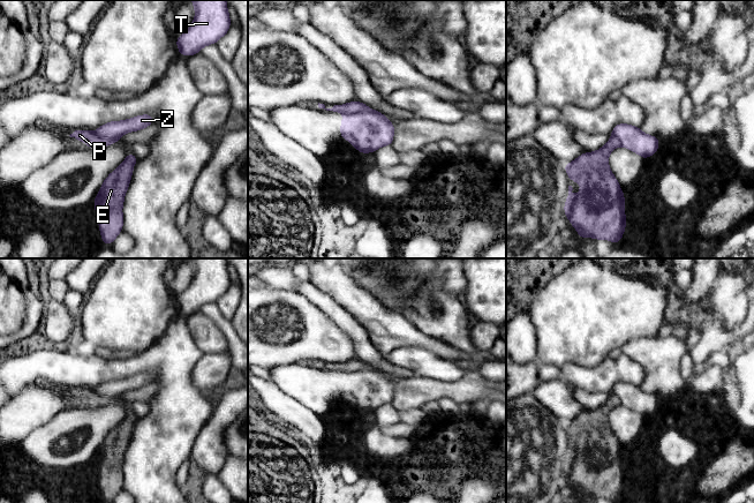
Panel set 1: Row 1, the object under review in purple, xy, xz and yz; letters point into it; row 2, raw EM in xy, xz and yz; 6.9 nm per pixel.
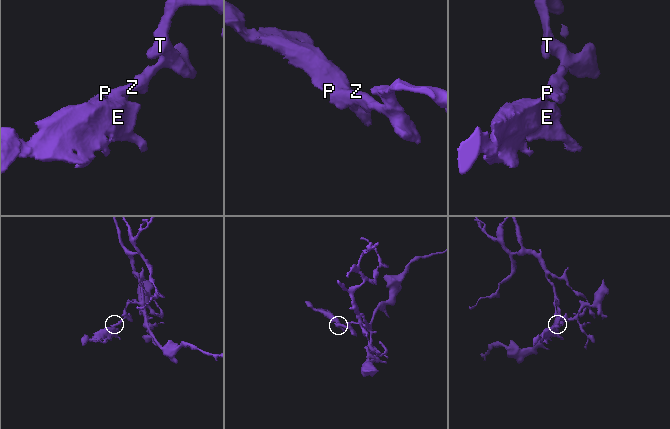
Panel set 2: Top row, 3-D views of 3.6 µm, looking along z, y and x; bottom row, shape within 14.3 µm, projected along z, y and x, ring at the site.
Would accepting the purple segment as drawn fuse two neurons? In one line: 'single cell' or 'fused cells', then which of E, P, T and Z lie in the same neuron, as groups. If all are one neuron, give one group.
fused cells | E P / T Z

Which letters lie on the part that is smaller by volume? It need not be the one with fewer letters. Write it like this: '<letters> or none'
E, P

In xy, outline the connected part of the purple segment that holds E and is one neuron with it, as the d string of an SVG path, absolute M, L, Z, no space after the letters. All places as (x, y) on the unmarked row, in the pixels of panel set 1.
M129 411L119 426L103 440L93 459L99 490L104 503L111 503L122 490L122 465L128 449L134 423L138 416Z

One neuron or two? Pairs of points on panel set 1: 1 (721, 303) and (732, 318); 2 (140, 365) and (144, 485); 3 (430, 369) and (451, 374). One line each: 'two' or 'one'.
1: one
2: one
3: one

